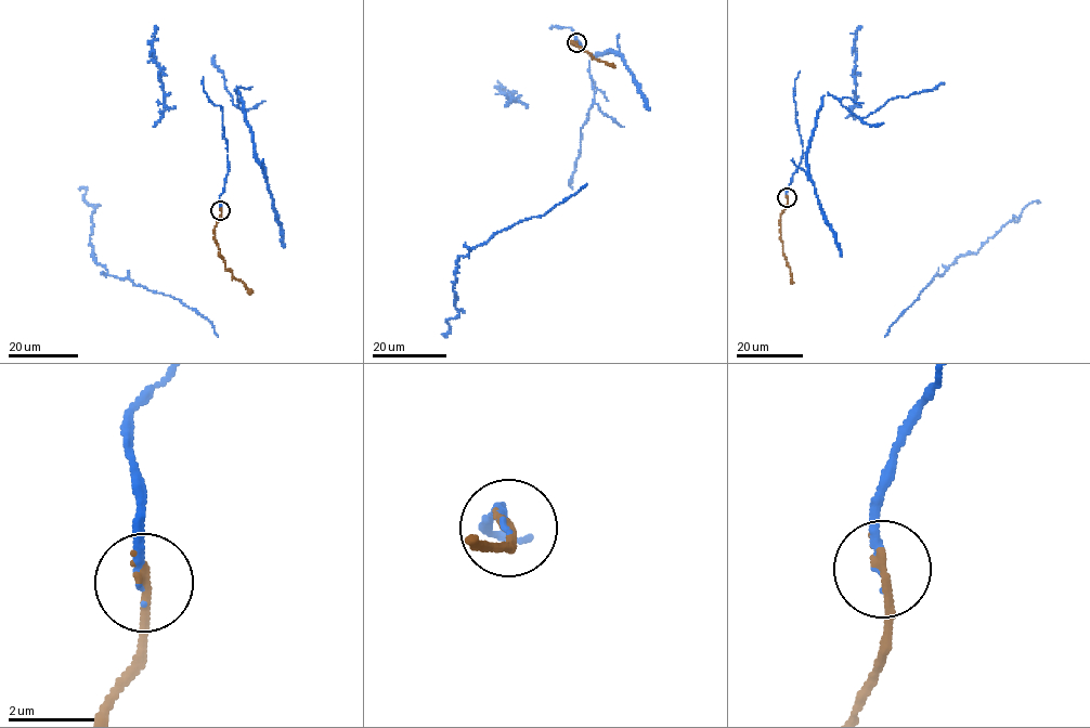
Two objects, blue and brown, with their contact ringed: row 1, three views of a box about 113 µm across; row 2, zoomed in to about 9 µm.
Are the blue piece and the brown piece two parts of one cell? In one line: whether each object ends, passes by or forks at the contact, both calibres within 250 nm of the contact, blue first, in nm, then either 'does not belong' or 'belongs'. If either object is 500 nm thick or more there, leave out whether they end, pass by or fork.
blue ends there; brown ends there; 130 nm thick on the blue side, 240 nm on the other; belongs

